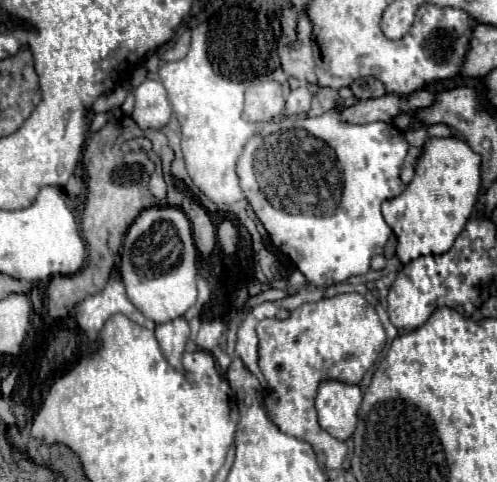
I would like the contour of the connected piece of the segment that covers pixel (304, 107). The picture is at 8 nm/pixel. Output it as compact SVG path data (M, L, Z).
M307 88L291 90L287 96L285 114L307 114L309 112L309 100L311 100L311 94Z

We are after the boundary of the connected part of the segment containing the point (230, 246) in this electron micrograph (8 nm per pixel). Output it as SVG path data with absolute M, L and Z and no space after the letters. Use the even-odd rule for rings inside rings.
M225 220L219 226L217 240L219 240L219 244L221 244L221 248L223 248L225 254L233 254L237 250L237 230L235 230L235 226L229 220Z

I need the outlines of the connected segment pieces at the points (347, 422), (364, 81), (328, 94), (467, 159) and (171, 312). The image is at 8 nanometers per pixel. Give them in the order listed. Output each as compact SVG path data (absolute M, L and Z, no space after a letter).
M323 380L317 390L317 414L319 424L339 440L347 440L355 432L357 410L363 394L357 384L341 380Z
M359 78L355 80L351 86L351 92L355 94L355 98L359 100L369 100L369 98L381 98L385 96L385 86L377 80L377 78Z
M321 88L321 92L315 96L315 106L313 106L313 114L309 116L321 116L323 112L335 108L339 102L339 94L331 88Z
M429 138L411 184L407 184L403 194L381 206L385 222L397 236L397 258L407 264L425 254L447 252L471 218L479 188L481 156L467 142L461 138Z
M173 206L147 208L131 224L121 248L121 278L127 298L155 324L183 316L197 300L197 248L187 216Z

